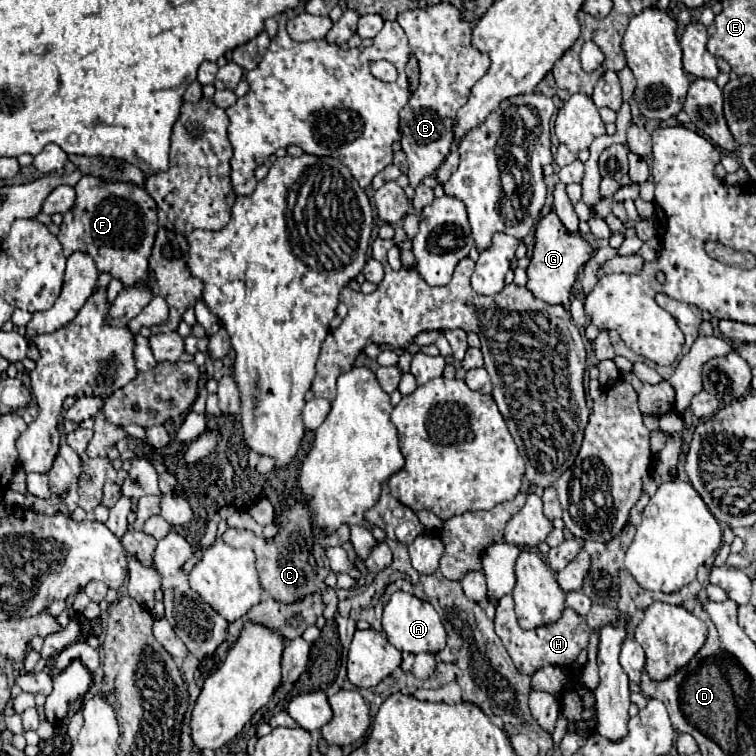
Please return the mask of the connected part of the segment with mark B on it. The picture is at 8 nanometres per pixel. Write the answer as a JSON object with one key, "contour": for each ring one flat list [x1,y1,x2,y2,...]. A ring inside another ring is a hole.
{"contour":[[435,4,435,6,423,8,423,10,409,10,409,12,399,14,397,22,405,30,405,34,409,38,411,52,417,56,419,68,421,68,419,86,411,94,407,106,399,112,399,116,401,116,401,146,403,146,403,152,409,162,407,176,409,176,409,184,413,188,417,188,423,182,423,178,435,174,435,170,443,164,445,156,451,152,455,112,467,102,467,96,469,96,473,84,487,72,489,58,471,46,471,26,461,20,459,10,451,4]]}

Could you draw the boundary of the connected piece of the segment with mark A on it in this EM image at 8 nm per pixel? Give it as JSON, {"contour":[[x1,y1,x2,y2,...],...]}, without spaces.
{"contour":[[395,592,389,602,383,608,383,632,387,636,387,640,401,652,409,652,409,654,419,654,419,652,439,652,445,648,445,628,441,624,441,618,437,614,437,610,429,604,419,600,413,594,407,592]]}

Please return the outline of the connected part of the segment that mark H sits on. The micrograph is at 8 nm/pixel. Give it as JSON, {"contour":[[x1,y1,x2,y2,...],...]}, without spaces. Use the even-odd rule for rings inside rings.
{"contour":[[507,594,497,602,497,612,495,612,495,632,501,638,505,650,509,652,515,668,523,674,533,674,543,666,559,666,559,668,569,668,579,652,587,648,589,644,589,626,583,616,577,612,571,612,571,608,563,610,563,616,547,626,535,628,535,630,523,630,517,624,515,612,513,612,513,596]]}

